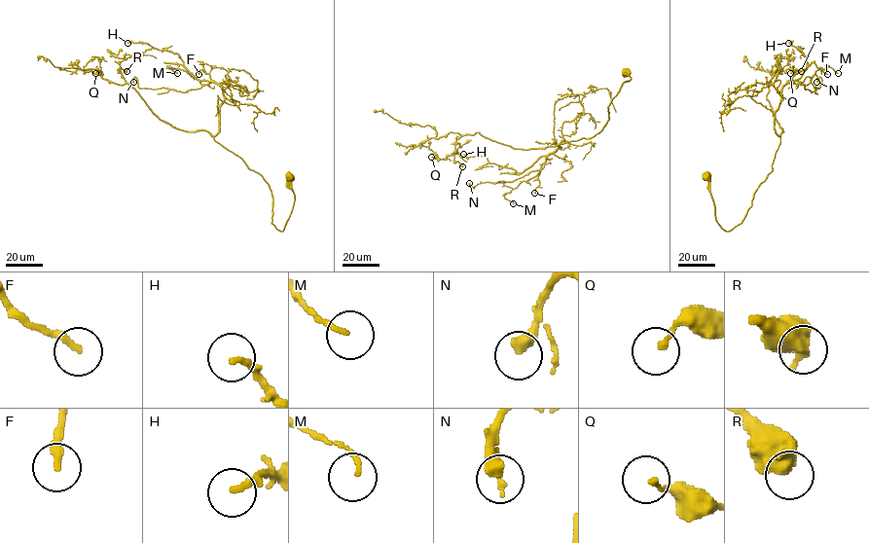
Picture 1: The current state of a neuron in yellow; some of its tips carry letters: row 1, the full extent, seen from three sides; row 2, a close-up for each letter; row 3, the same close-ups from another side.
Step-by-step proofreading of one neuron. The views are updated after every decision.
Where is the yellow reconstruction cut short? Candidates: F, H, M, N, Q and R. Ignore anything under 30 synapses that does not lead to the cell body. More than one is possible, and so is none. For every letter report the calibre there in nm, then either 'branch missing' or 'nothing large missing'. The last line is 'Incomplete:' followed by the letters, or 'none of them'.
F: 240 nm | nothing large missing
H: 220 nm | nothing large missing
M: 120 nm | nothing large missing
N: 400 nm | nothing large missing
Q: 140 nm | nothing large missing
R: 700 nm | nothing large missing
Incomplete: none of them

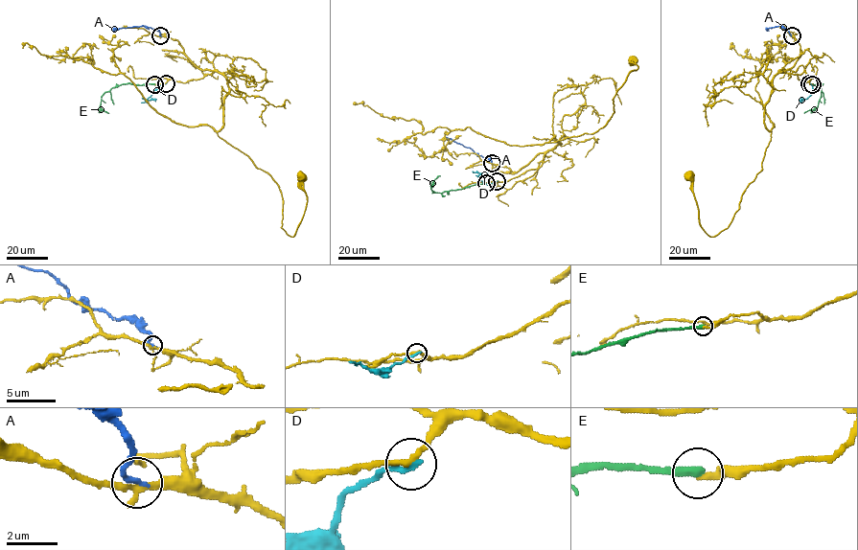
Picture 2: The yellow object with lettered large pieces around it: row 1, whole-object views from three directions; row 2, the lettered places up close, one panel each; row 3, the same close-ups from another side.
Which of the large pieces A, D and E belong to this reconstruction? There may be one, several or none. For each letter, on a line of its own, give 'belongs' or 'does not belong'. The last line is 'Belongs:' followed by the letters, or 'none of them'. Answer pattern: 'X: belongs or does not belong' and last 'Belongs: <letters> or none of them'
A: does not belong
D: does not belong
E: does not belong
Belongs: none of them

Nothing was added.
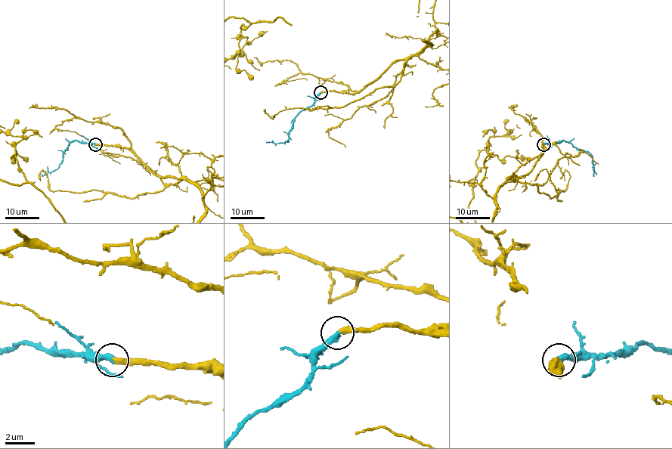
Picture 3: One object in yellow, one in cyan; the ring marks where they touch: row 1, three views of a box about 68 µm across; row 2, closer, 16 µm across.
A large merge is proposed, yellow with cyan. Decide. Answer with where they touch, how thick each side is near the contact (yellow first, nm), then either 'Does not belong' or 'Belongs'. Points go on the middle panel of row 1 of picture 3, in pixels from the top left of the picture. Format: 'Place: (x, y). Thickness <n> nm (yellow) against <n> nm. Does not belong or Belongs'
Place: (320, 92). Thickness 400 nm (yellow) against 440 nm. Belongs

